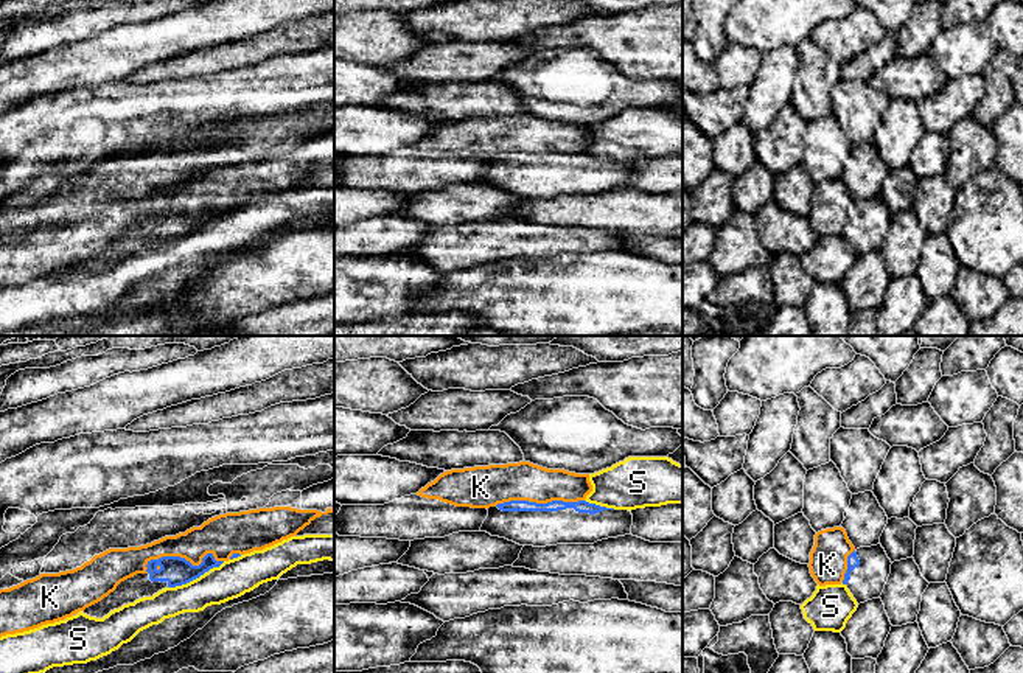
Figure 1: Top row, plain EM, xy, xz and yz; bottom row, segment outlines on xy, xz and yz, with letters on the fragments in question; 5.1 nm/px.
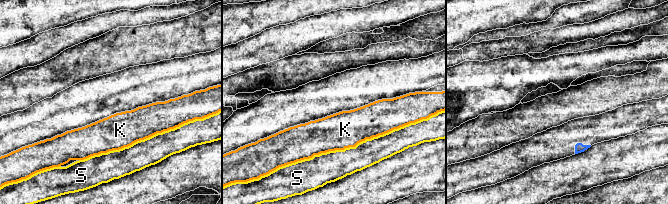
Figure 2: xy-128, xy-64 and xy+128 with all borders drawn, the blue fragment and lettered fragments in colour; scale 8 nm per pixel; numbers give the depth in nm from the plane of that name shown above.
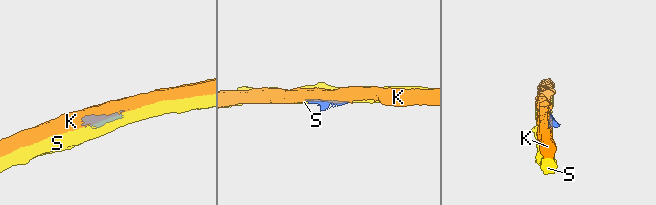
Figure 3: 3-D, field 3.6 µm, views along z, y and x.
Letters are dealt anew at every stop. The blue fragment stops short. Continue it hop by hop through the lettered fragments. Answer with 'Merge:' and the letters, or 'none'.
Merge: none

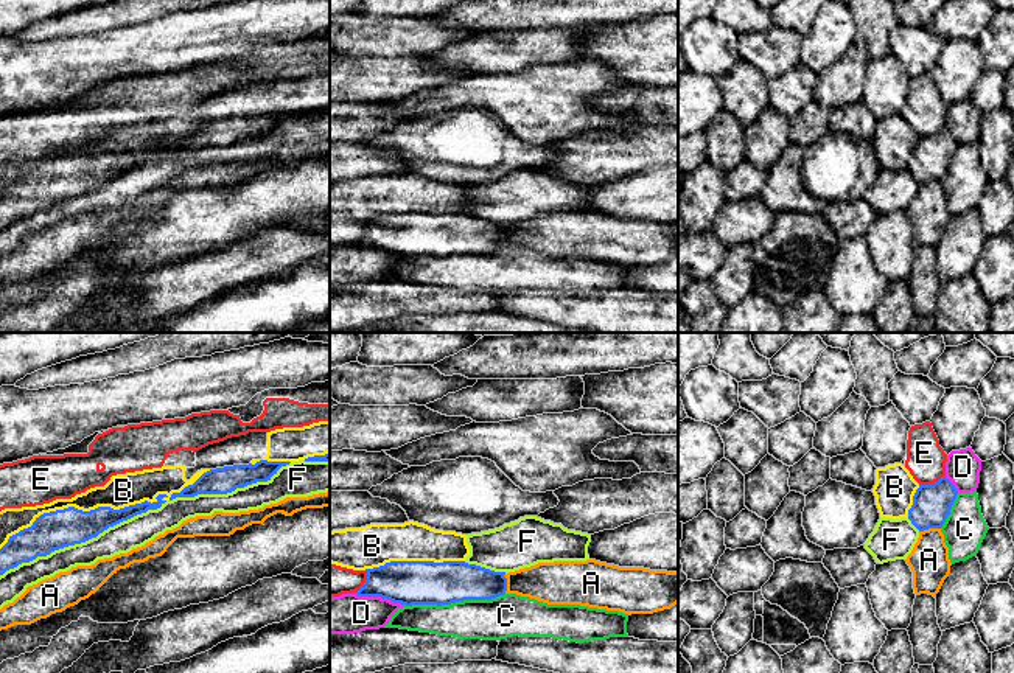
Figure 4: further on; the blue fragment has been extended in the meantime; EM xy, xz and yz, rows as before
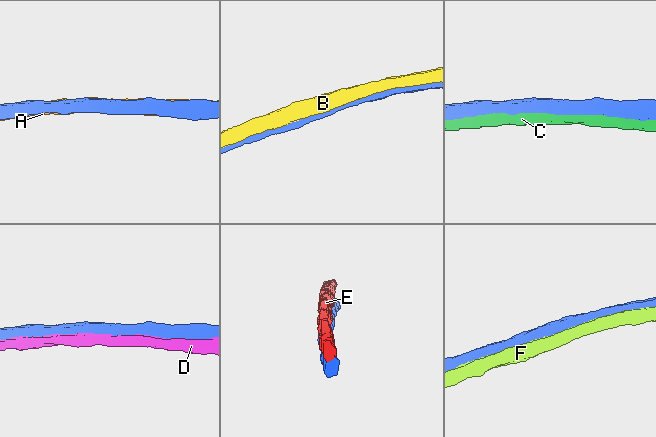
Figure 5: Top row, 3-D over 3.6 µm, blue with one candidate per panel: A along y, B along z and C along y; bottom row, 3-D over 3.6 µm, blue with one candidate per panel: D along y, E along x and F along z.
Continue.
Merge: none

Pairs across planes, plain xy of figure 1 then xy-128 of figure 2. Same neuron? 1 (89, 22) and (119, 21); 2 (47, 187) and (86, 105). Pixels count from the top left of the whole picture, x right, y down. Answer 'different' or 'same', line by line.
1: different
2: same

